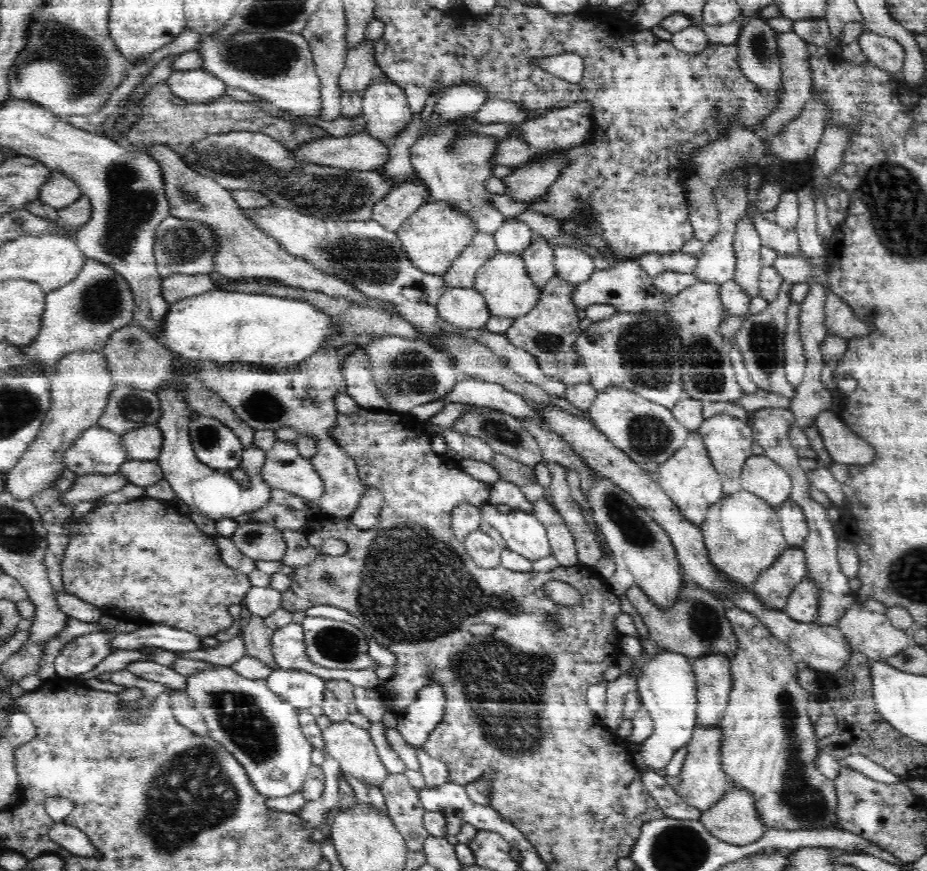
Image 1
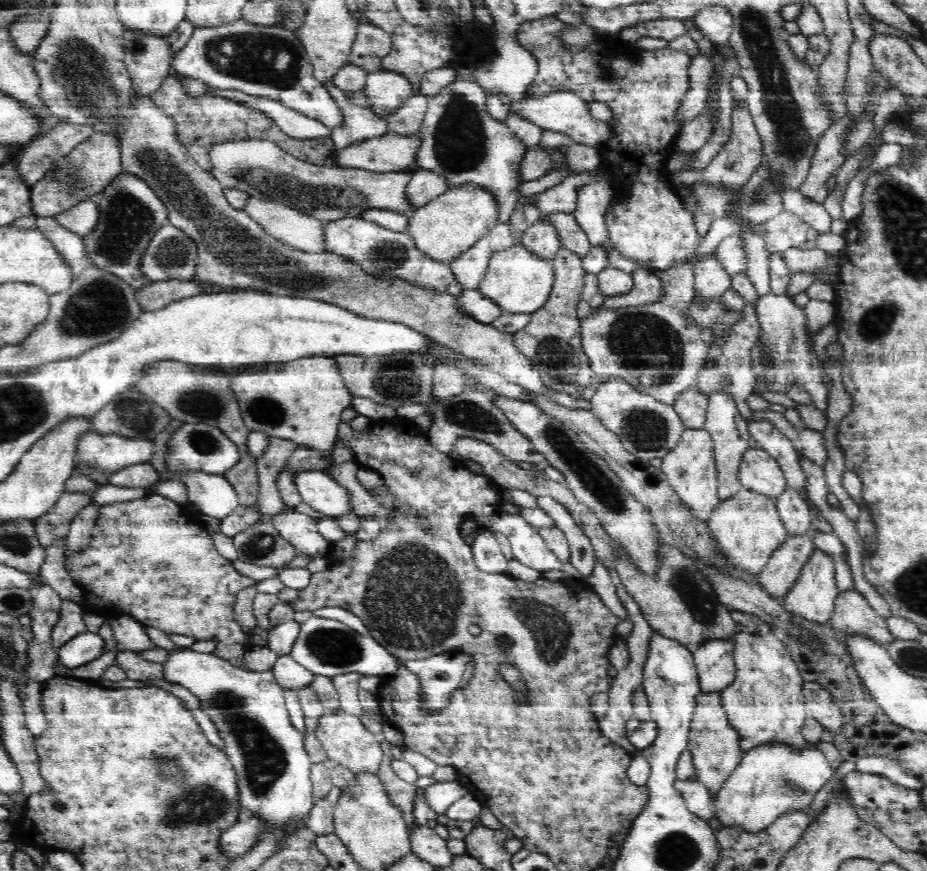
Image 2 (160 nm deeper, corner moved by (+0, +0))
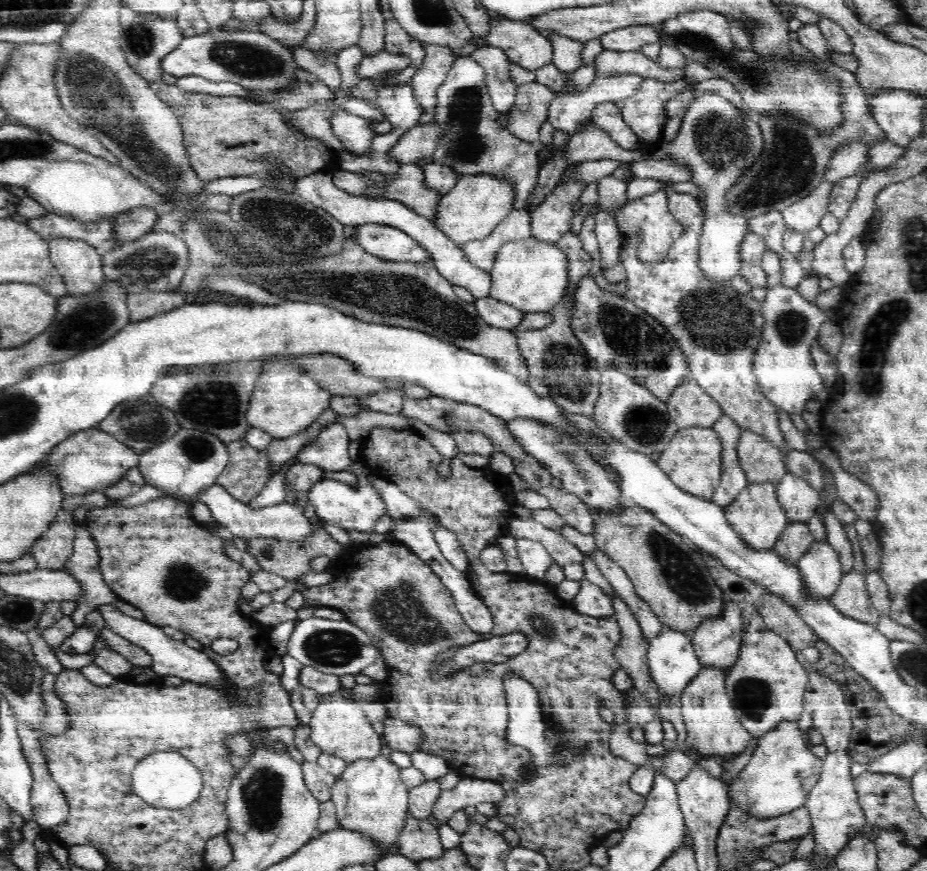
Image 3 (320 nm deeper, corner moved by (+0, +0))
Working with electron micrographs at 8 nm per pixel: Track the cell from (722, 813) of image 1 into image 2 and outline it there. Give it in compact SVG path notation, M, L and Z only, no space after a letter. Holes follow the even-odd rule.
M762 744L744 754L742 762L733 770L726 782L718 789L714 796L714 813L722 826L734 825L748 832L758 832L769 828L769 826L780 818L784 812L804 811L815 799L816 792L834 776L828 758L819 750L804 750L797 752L791 746L783 744Z

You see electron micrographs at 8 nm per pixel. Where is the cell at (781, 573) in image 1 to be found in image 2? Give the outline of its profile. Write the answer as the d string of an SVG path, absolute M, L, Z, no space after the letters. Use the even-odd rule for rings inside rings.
M808 534L788 535L759 572L760 587L773 597L784 597L794 586L802 567L808 562L815 549Z

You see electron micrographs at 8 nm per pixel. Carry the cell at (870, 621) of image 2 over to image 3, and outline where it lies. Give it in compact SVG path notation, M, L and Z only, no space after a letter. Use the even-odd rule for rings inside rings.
M854 570L843 573L838 588L829 599L847 618L872 625L878 623L879 612L870 601L864 573Z

